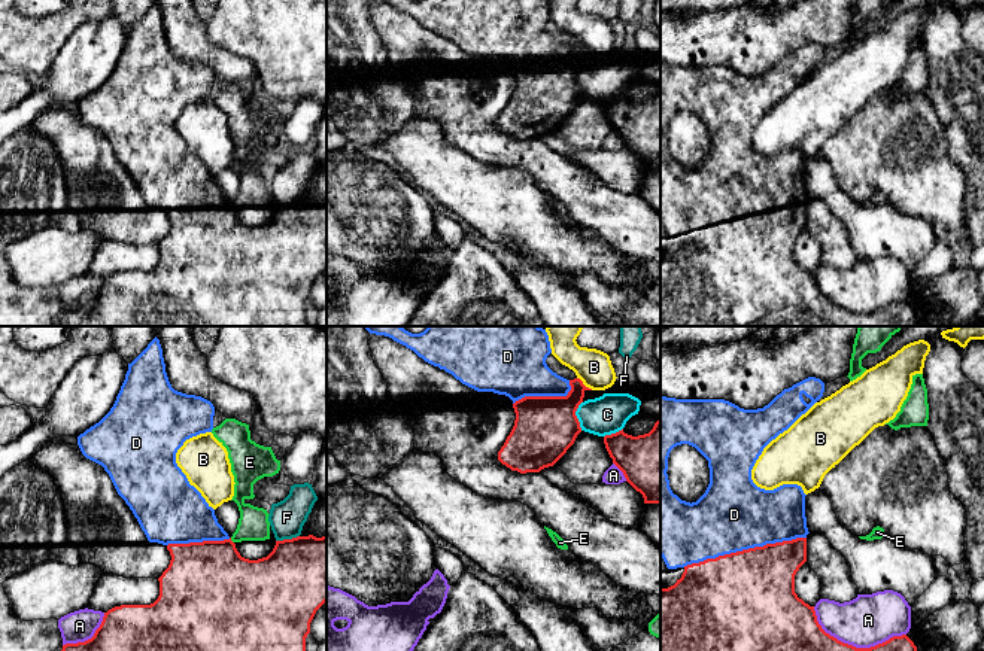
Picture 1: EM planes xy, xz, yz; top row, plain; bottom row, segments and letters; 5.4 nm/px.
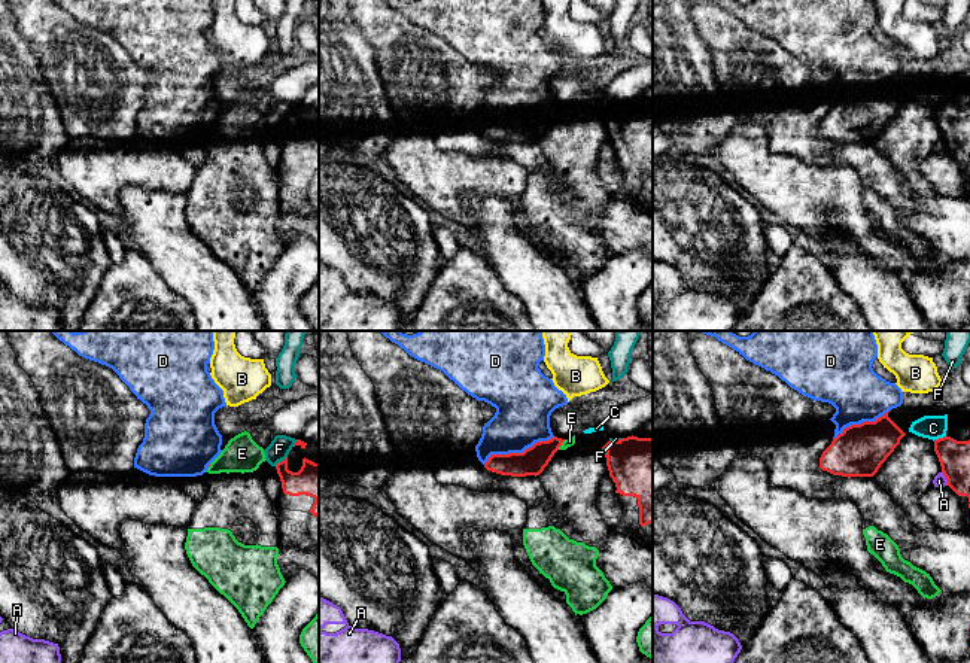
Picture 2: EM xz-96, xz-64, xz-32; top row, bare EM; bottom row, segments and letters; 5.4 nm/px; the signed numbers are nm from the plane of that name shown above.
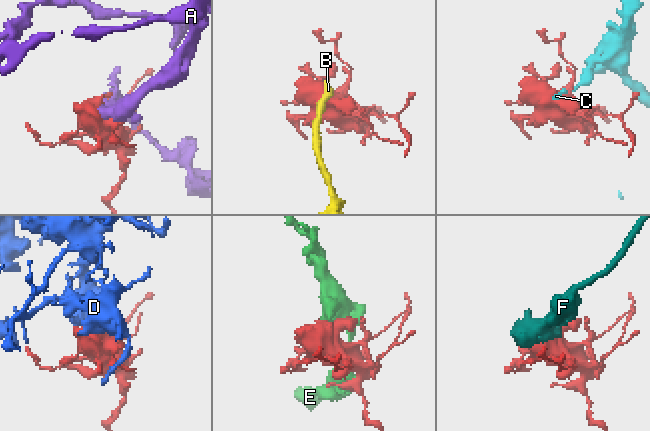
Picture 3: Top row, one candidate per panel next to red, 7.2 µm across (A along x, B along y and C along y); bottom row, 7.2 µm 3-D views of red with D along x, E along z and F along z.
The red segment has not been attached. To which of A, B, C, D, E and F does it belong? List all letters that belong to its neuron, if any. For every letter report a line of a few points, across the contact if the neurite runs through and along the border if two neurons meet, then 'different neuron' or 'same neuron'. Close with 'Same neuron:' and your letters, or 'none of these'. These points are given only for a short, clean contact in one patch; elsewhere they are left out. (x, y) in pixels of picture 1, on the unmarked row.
A: different neuron
B: xz (577, 43), (592, 55) | different neuron
C: different neuron
D: same neuron
E: different neuron
F: xy (298, 201), (276, 207) | different neuron
Same neuron: D

